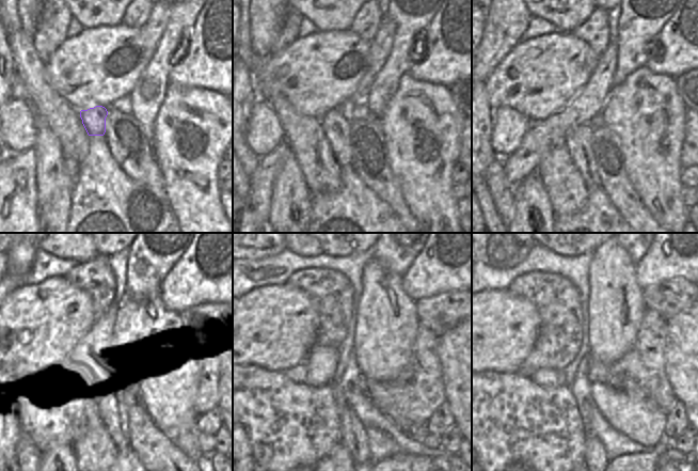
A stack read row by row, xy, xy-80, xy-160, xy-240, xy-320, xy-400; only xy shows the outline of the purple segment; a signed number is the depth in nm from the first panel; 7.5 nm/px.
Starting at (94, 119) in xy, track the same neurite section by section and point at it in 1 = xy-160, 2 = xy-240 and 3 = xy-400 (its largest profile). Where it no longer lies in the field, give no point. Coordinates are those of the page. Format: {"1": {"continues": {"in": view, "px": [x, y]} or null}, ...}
{"1": {"continues": {"in": "xy-160", "px": [578, 139]}}, "2": {"continues": {"in": "xy-240", "px": [100, 395]}}, "3": {"continues": {"in": "xy-400", "px": [595, 450]}}}

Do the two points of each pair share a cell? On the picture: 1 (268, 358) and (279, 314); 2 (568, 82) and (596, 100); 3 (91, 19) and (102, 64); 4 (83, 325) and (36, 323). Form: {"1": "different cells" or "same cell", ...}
{"1": "same cell", "2": "different cells", "3": "different cells", "4": "same cell"}

